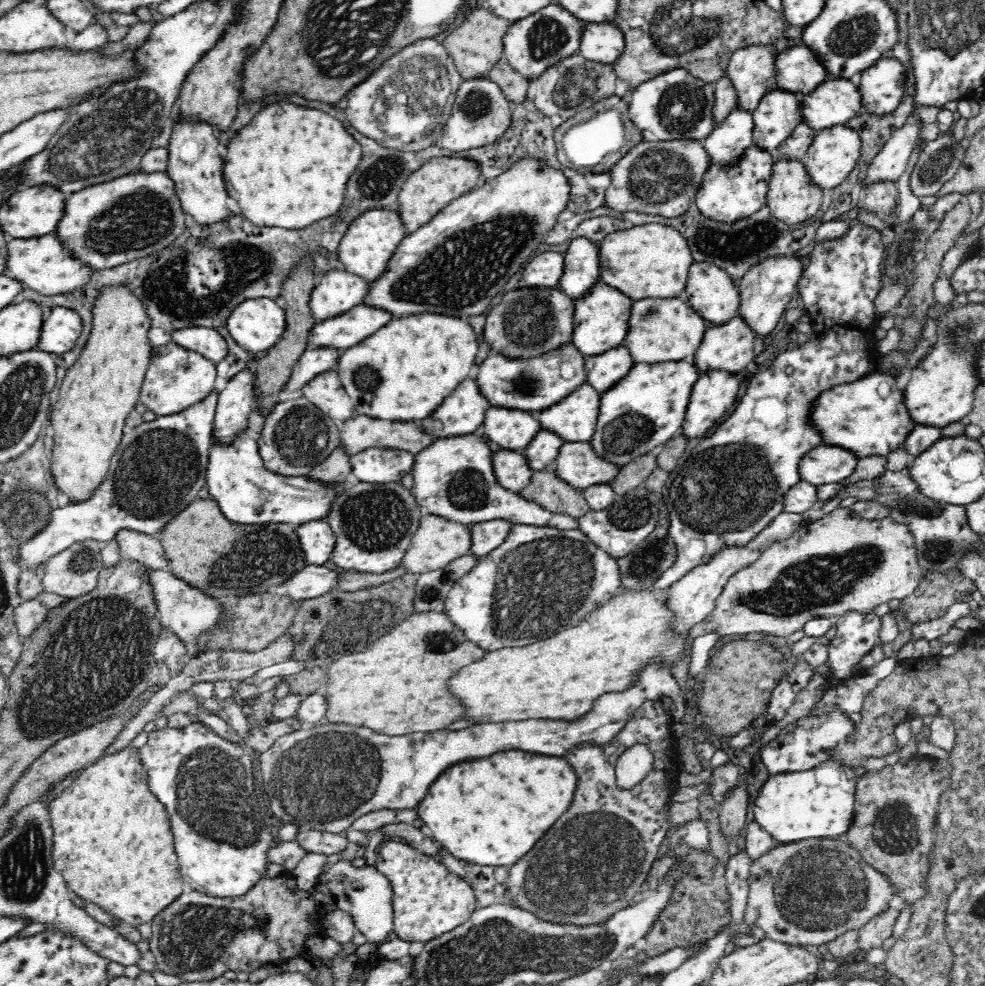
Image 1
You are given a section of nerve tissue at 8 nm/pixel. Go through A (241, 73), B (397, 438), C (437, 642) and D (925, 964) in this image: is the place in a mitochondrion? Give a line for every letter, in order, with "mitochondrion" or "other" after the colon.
A: other
B: other
C: mitochondrion
D: other

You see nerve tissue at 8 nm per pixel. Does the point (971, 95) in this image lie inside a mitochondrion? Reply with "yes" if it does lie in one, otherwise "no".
no

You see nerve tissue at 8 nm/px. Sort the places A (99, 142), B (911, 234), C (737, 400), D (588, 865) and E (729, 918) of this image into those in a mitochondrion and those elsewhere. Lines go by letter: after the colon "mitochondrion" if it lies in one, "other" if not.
A: mitochondrion
B: mitochondrion
C: other
D: mitochondrion
E: other

